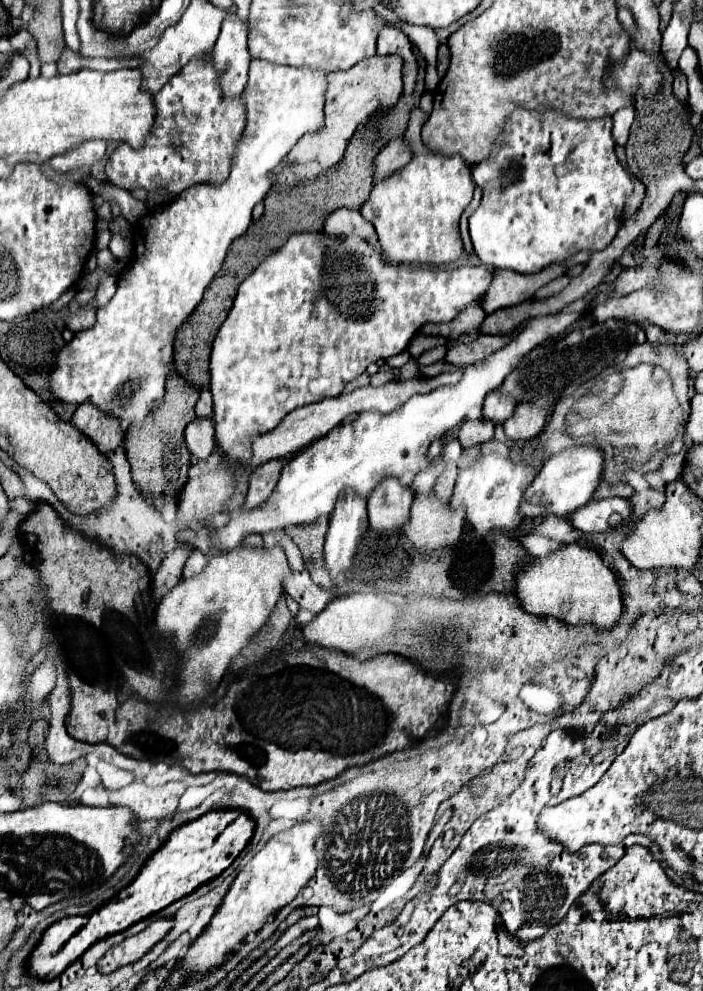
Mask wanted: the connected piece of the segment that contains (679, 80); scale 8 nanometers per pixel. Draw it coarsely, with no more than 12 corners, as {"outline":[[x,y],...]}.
{"outline":[[679,69],[675,73],[673,93],[687,99],[687,79]]}

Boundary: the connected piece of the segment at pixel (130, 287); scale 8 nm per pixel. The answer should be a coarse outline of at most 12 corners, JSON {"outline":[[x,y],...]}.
{"outline":[[251,61],[231,175],[143,221],[97,323],[61,349],[65,403],[139,423],[177,327],[275,167],[323,127],[327,73]]}

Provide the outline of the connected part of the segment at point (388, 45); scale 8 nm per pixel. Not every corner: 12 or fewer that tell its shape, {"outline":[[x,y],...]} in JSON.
{"outline":[[383,27],[377,55],[403,59],[405,89],[413,89],[417,57],[407,35]]}

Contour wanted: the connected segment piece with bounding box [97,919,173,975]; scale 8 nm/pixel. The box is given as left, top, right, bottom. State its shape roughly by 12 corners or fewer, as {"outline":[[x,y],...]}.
{"outline":[[157,919],[141,933],[111,947],[97,961],[97,971],[115,969],[141,959],[171,927]]}

